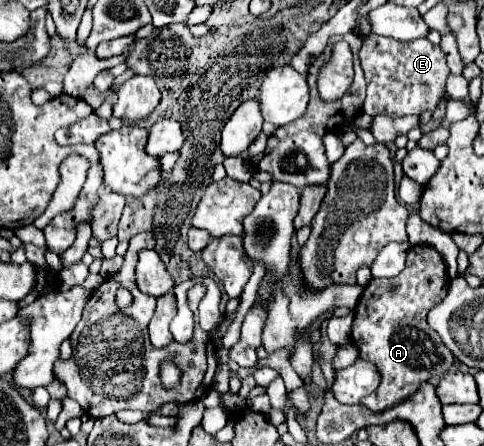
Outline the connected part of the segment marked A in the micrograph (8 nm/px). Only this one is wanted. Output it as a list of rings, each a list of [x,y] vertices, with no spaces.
[[[413,246],[407,252],[407,266],[399,276],[371,278],[363,288],[355,308],[351,342],[359,350],[359,358],[373,362],[381,374],[377,390],[361,400],[363,406],[383,412],[409,398],[419,388],[419,382],[441,378],[451,368],[453,354],[427,324],[429,310],[445,298],[447,290],[449,274],[445,260],[431,246]]]

